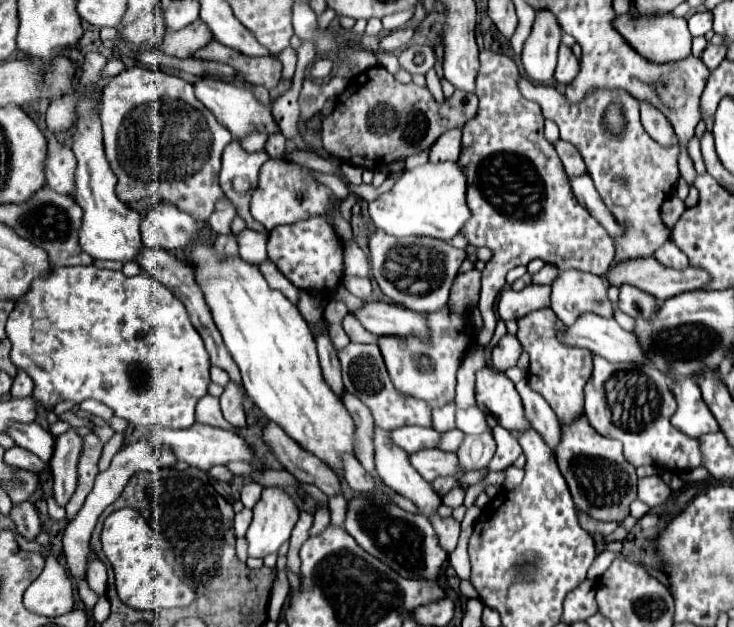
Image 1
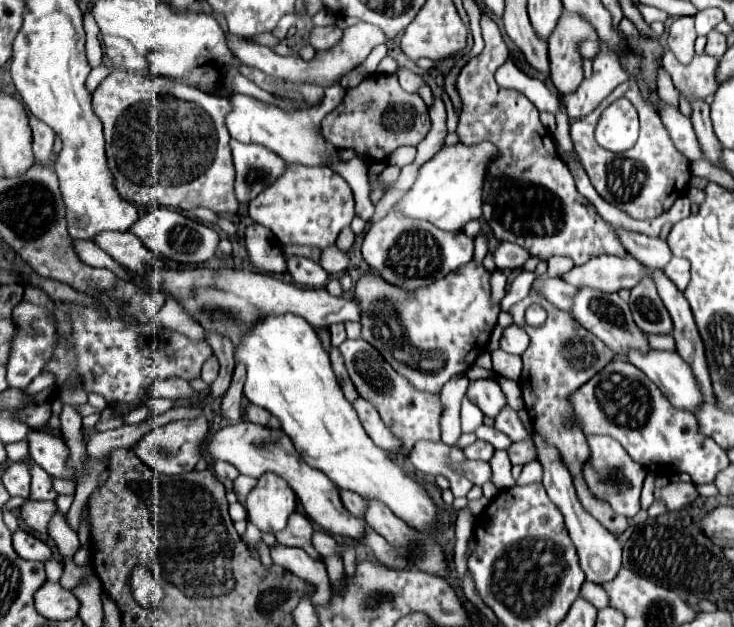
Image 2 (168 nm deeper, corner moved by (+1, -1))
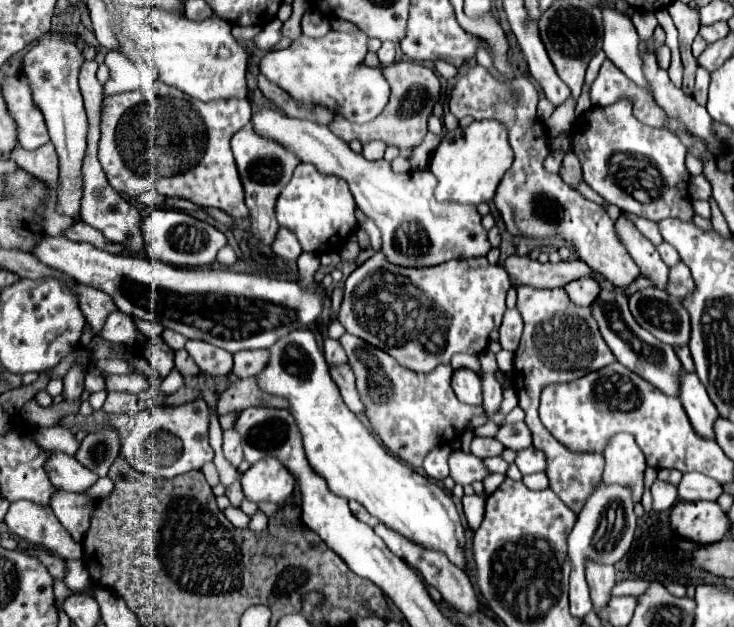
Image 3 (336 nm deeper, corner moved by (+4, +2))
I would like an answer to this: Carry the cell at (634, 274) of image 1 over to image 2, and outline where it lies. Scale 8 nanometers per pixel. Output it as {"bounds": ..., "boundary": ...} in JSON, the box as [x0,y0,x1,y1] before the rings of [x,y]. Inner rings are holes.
{"bounds":[560,255,644,291],"boundary":[[[600,255],[596,259],[590,259],[588,263],[580,265],[580,267],[572,267],[568,273],[564,273],[560,279],[568,285],[574,287],[592,287],[592,289],[600,289],[600,291],[620,291],[620,289],[630,289],[634,287],[640,277],[644,273],[644,267],[634,259],[634,257],[612,257],[612,255]]]}

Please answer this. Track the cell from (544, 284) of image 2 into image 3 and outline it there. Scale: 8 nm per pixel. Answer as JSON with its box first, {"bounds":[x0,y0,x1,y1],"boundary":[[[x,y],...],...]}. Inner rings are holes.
{"bounds":[565,280,601,306],"boundary":[[[573,280],[571,284],[565,286],[565,292],[575,306],[589,306],[599,290],[601,288],[597,280]]]}

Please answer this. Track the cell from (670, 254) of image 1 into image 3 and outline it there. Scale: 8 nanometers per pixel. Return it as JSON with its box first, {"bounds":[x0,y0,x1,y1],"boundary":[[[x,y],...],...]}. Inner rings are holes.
{"bounds":[667,262,695,298],"boundary":[[[677,262],[669,272],[669,288],[667,288],[667,292],[671,296],[675,296],[675,298],[683,298],[689,292],[693,292],[693,288],[695,288],[695,284],[693,284],[689,268],[683,262]]]}

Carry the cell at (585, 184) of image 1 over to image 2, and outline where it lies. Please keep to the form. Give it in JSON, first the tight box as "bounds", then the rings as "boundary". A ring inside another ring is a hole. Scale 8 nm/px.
{"bounds":[614,229,672,269],"boundary":[[[614,229],[614,231],[620,237],[622,245],[628,247],[628,253],[640,263],[646,263],[648,269],[664,269],[666,263],[672,259],[668,243],[658,237],[646,237],[642,233],[632,233],[624,229]]]}

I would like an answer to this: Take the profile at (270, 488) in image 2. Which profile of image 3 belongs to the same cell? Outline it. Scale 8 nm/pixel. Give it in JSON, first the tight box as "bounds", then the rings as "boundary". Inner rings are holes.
{"bounds":[241,460,295,504],"boundary":[[[259,460],[241,476],[241,486],[245,498],[255,504],[285,504],[295,488],[295,480],[277,460]]]}

